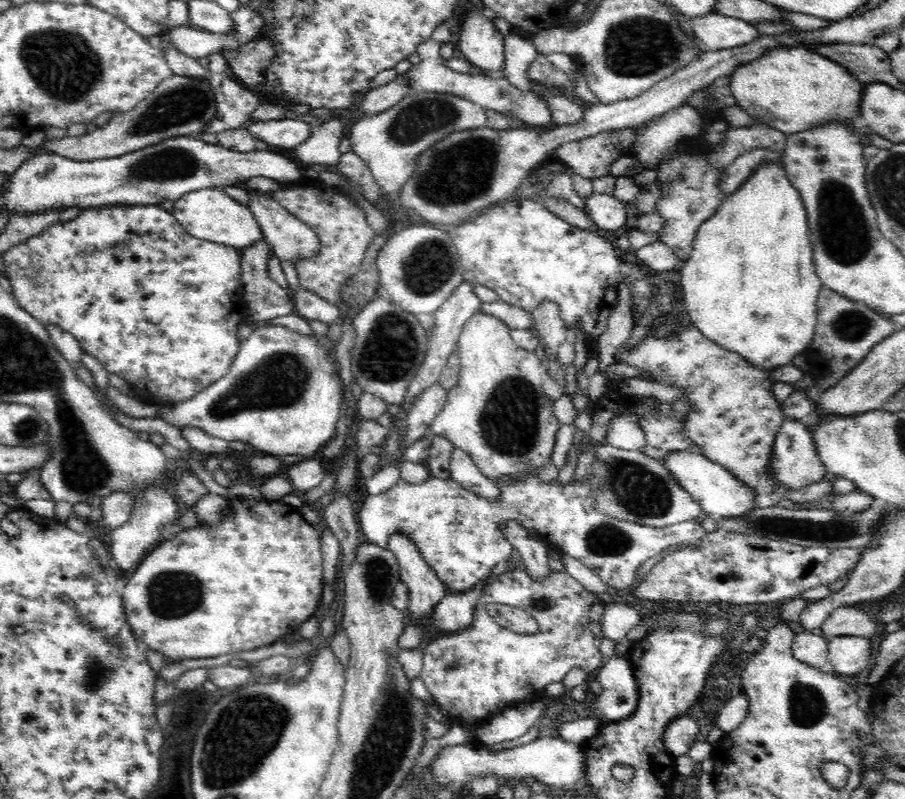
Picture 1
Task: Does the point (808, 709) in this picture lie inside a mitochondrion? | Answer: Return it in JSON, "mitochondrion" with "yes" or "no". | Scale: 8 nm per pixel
{"mitochondrion":"yes"}

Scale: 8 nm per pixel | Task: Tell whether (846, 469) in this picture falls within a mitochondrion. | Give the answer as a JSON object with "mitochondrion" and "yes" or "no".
{"mitochondrion":"no"}

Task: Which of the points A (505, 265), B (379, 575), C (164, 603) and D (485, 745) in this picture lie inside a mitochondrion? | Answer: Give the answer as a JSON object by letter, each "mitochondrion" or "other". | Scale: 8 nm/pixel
{"A":"other","B":"mitochondrion","C":"mitochondrion","D":"other"}

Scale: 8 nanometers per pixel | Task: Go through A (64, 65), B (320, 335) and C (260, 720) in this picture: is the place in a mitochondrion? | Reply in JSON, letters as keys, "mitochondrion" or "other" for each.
{"A":"mitochondrion","B":"other","C":"mitochondrion"}

